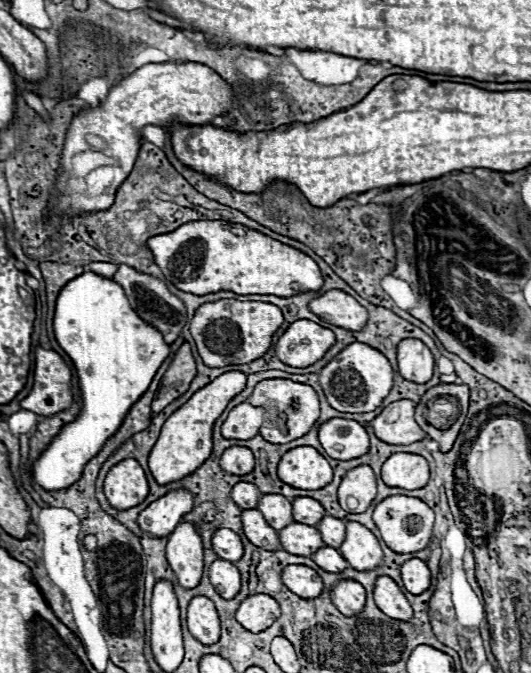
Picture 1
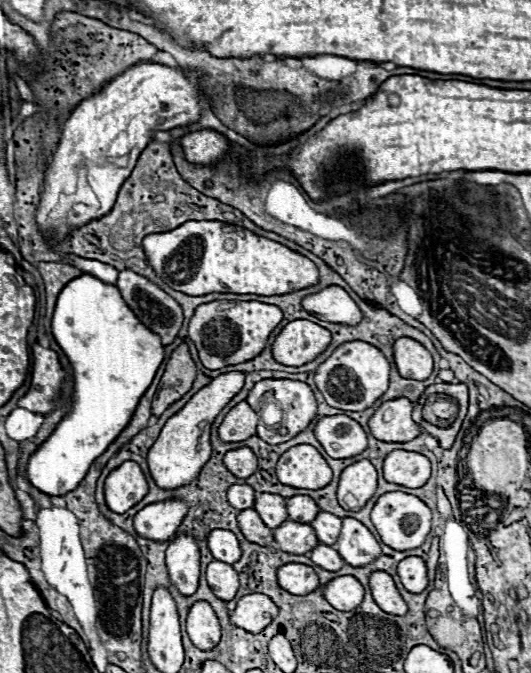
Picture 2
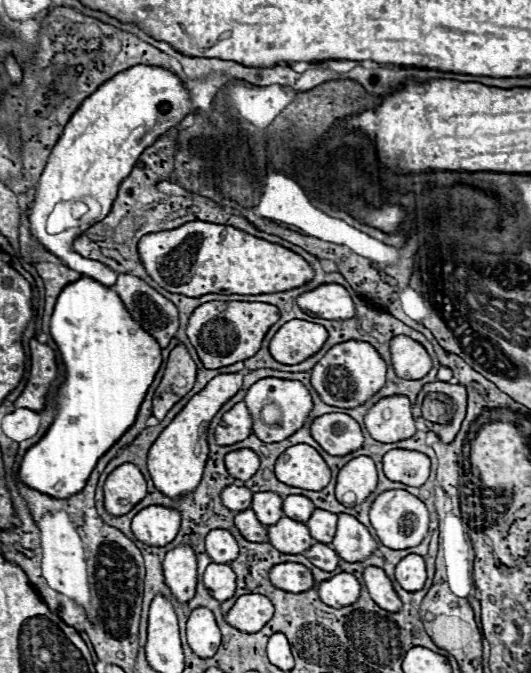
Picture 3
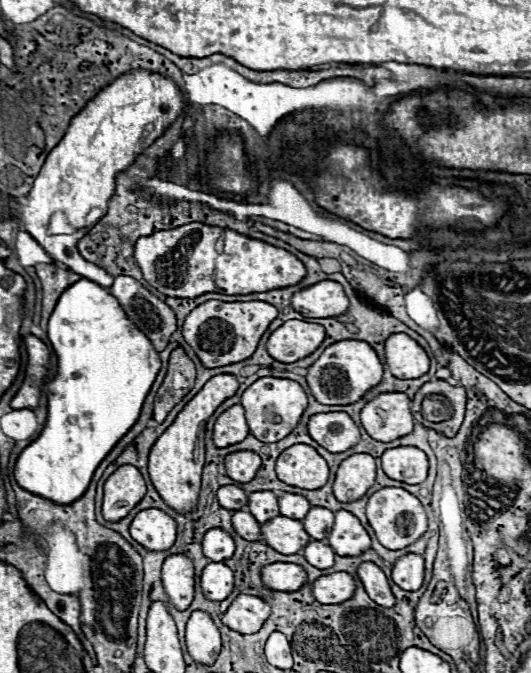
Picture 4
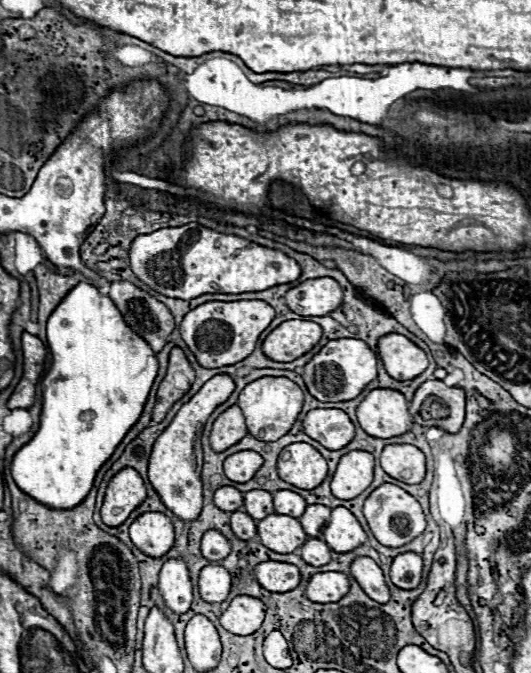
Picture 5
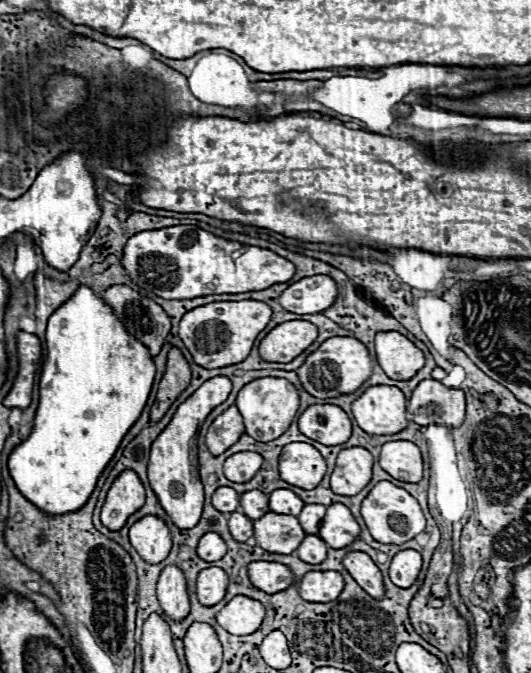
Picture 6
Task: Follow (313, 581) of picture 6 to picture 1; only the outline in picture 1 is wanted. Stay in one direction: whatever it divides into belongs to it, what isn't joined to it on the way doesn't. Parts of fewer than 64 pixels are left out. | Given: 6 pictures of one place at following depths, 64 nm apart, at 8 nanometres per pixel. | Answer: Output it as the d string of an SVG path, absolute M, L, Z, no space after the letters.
M340 580L330 590L330 598L344 616L354 616L364 610L366 592L364 586L354 580Z

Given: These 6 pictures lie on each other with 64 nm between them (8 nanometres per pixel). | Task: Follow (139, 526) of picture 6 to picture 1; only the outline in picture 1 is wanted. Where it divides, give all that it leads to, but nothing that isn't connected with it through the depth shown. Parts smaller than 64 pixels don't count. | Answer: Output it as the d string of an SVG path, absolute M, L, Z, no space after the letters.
M186 490L168 492L166 496L158 498L146 510L140 512L138 526L140 526L140 530L148 532L150 536L166 538L174 532L176 524L182 522L184 514L188 514L192 510L192 506L194 506L194 500L192 500L190 492L186 492Z

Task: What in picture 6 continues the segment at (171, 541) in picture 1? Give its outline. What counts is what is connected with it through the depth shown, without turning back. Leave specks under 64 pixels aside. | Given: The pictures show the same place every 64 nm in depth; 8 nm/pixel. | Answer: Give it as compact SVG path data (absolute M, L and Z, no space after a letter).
M166 566L160 574L158 588L156 588L162 612L174 620L182 622L190 612L190 600L186 590L186 578L176 566Z

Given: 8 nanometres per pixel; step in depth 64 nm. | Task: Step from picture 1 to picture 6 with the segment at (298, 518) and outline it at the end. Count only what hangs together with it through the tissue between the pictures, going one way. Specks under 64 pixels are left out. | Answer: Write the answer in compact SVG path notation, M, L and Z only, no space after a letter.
M280 488L276 492L270 492L270 510L276 512L276 514L290 514L290 516L298 516L304 502L292 492L292 490L286 490L286 488Z

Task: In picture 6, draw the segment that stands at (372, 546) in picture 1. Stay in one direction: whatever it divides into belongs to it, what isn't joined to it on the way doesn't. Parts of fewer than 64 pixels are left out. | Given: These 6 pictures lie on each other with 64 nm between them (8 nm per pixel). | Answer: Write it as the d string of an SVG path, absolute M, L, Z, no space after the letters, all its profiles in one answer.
M334 502L326 508L326 516L322 520L318 536L330 548L346 548L352 540L358 538L358 534L360 534L360 526L344 504Z

